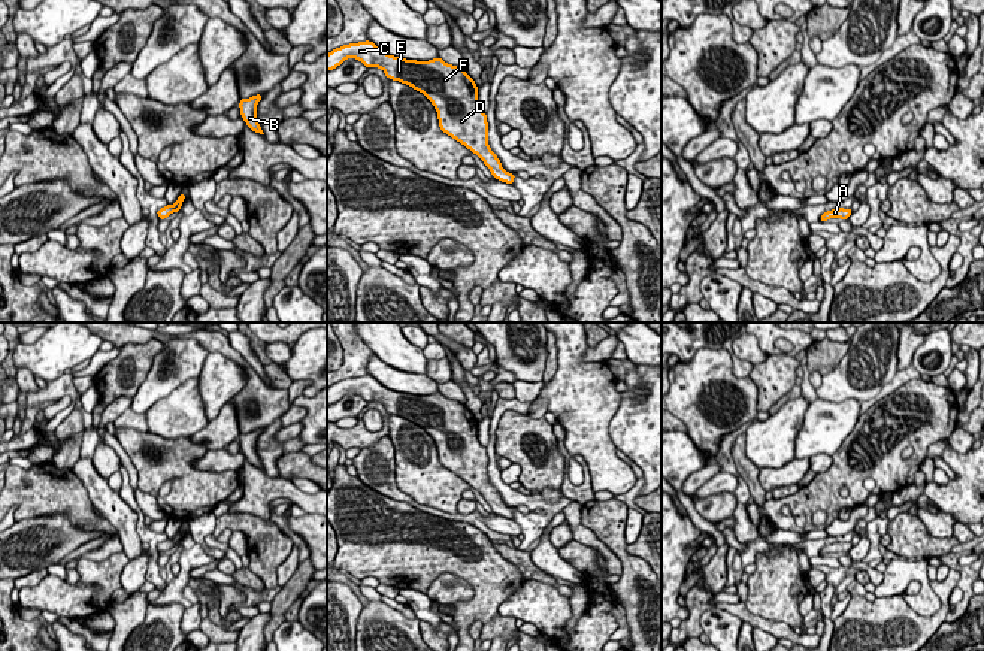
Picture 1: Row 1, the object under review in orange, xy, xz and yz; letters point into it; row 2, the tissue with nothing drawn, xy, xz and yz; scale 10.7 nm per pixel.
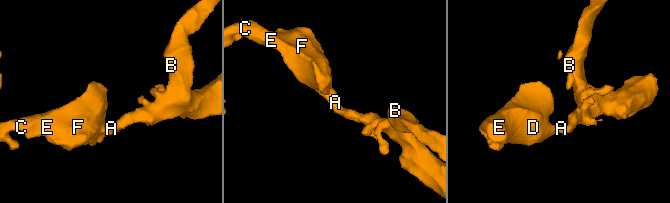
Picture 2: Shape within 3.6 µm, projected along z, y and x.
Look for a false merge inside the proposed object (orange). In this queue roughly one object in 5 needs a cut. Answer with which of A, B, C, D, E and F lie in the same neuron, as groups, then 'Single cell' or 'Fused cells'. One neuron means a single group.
Groups: A B C D E F. Single cell

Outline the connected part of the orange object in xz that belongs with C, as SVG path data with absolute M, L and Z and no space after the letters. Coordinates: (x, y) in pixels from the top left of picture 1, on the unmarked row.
M358 376L343 379L327 388L327 405L333 405L340 400L346 393L355 393L361 396L367 403L382 403L385 411L393 415L399 415L423 427L435 440L437 446L439 461L443 467L464 479L472 488L476 488L484 499L490 503L494 514L511 518L515 514L514 508L506 506L502 502L500 494L491 485L488 479L488 457L487 449L478 439L478 421L475 415L466 408L466 405L445 397L442 393L433 393L429 396L406 394L390 390L381 385L373 376Z

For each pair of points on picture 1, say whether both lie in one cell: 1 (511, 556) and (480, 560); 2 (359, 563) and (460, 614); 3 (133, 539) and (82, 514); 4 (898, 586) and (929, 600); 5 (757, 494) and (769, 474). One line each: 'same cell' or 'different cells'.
1: different cells
2: same cell
3: different cells
4: same cell
5: different cells

